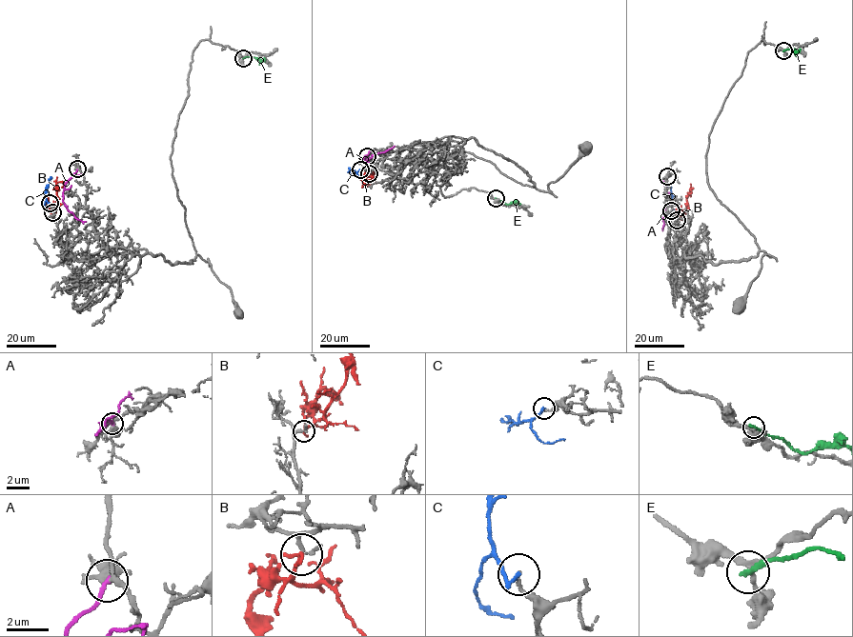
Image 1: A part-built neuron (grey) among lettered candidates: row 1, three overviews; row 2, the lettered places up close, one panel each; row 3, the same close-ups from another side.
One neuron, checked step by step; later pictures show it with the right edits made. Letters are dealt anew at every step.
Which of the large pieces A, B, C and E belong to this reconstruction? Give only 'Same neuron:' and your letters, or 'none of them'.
Same neuron: B

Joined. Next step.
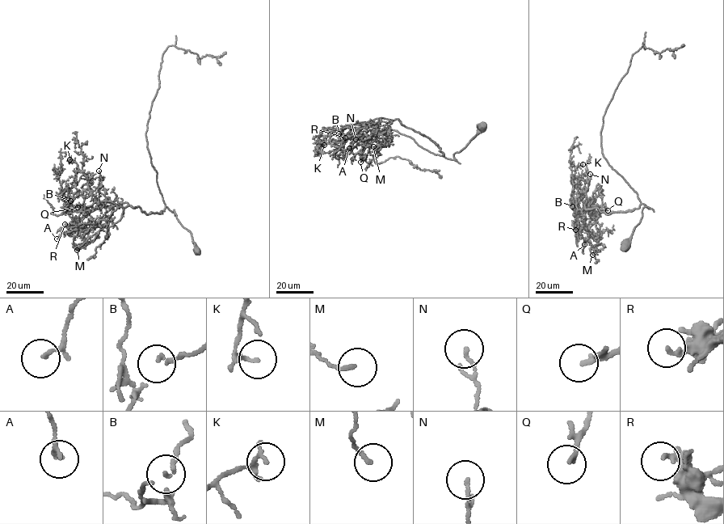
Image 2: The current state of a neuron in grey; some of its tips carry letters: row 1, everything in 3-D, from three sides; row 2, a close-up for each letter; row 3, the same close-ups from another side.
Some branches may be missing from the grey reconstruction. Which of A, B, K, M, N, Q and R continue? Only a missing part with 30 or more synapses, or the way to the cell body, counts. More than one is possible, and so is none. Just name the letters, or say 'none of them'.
Q

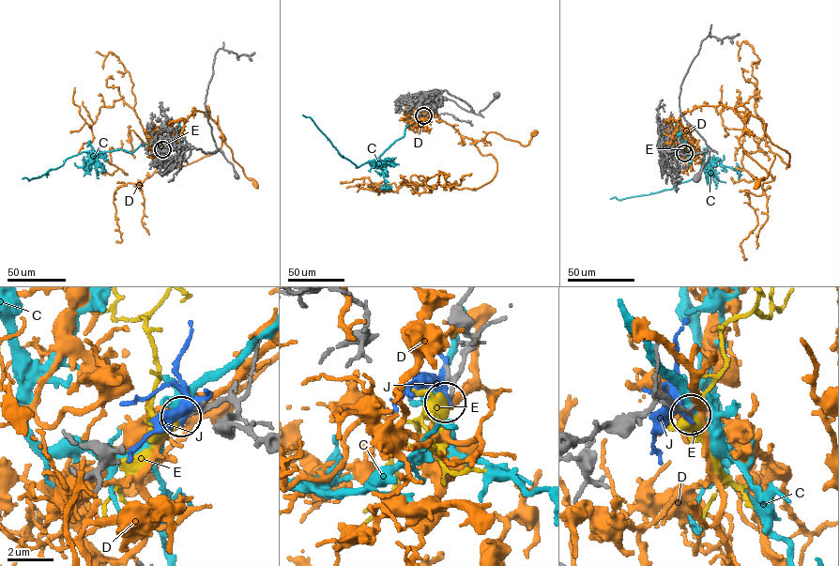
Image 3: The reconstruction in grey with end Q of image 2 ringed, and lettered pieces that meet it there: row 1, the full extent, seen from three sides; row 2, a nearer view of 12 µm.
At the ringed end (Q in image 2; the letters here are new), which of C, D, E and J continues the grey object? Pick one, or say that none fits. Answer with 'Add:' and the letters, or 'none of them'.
Add: E

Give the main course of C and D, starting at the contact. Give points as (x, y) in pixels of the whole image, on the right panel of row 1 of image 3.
C: (683, 152), (686, 155), (684, 145), (694, 158), (695, 155), (703, 159), (694, 177), (671, 189), (610, 198)
D: (684, 152), (679, 140), (681, 114), (703, 105), (729, 107), (745, 126), (740, 145), (767, 172), (756, 184)

